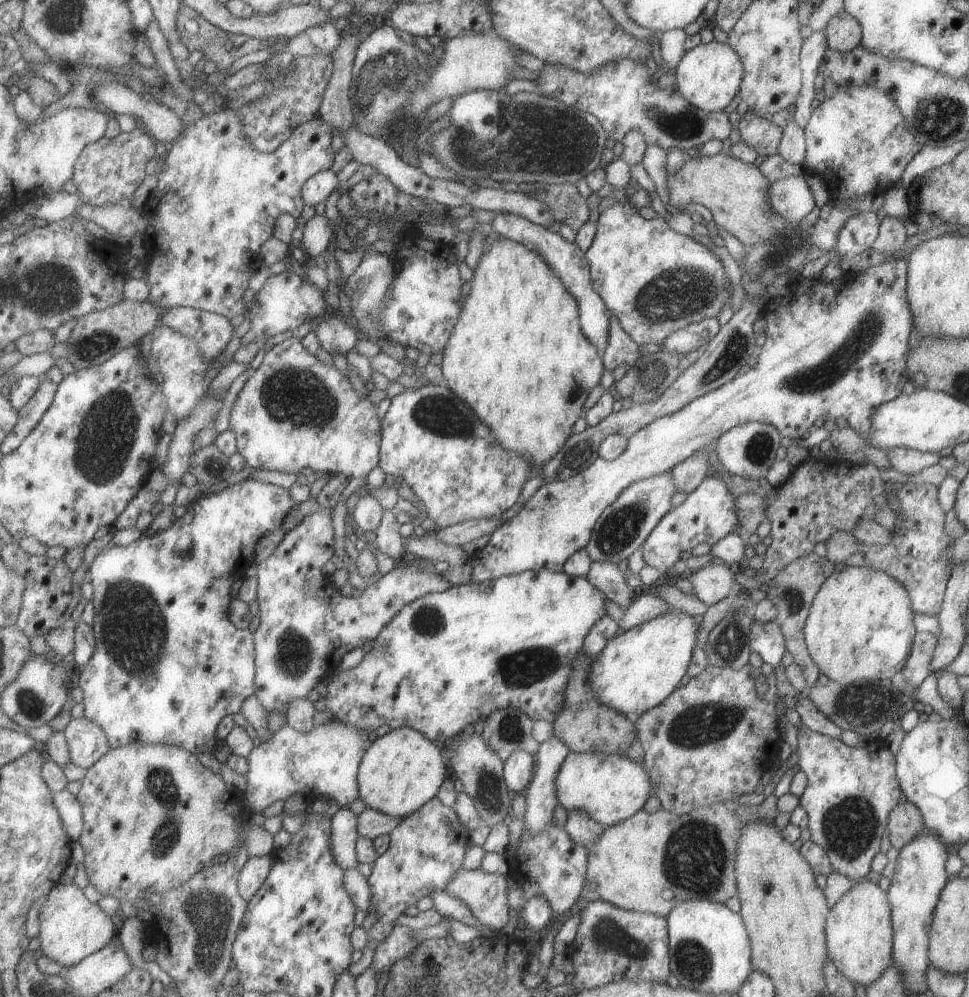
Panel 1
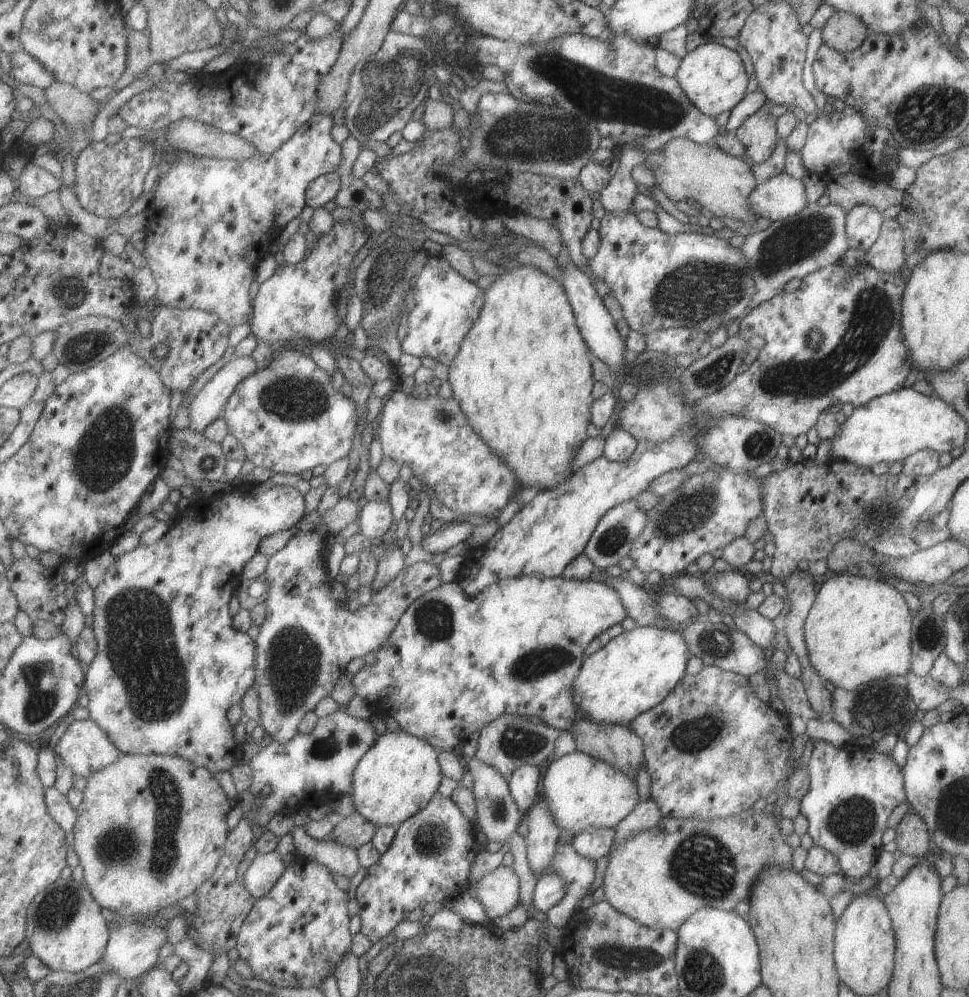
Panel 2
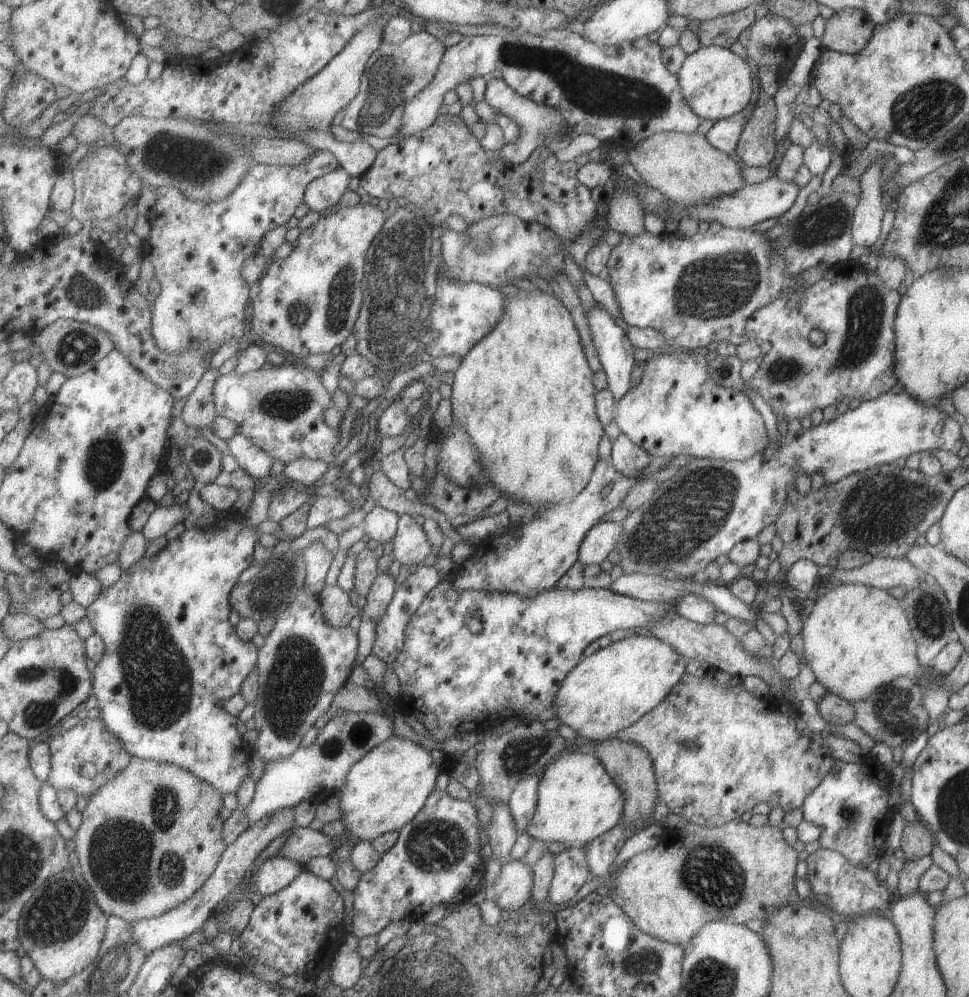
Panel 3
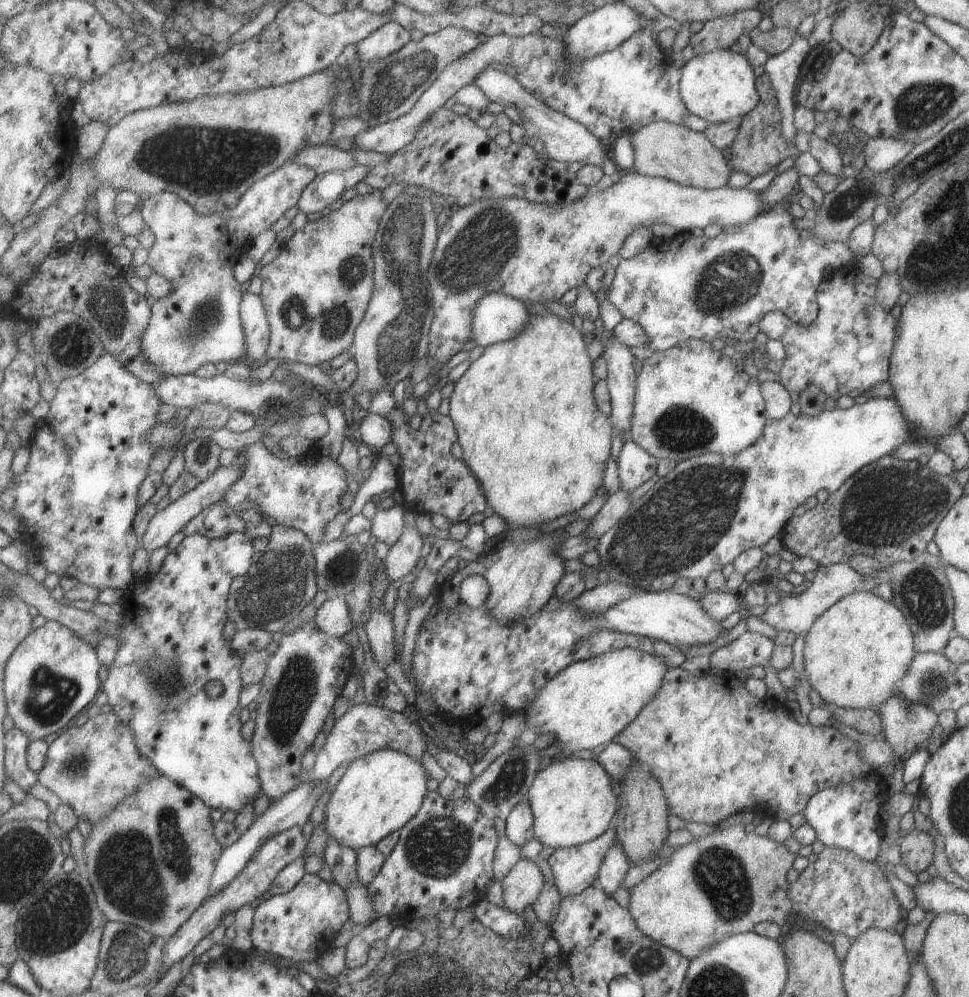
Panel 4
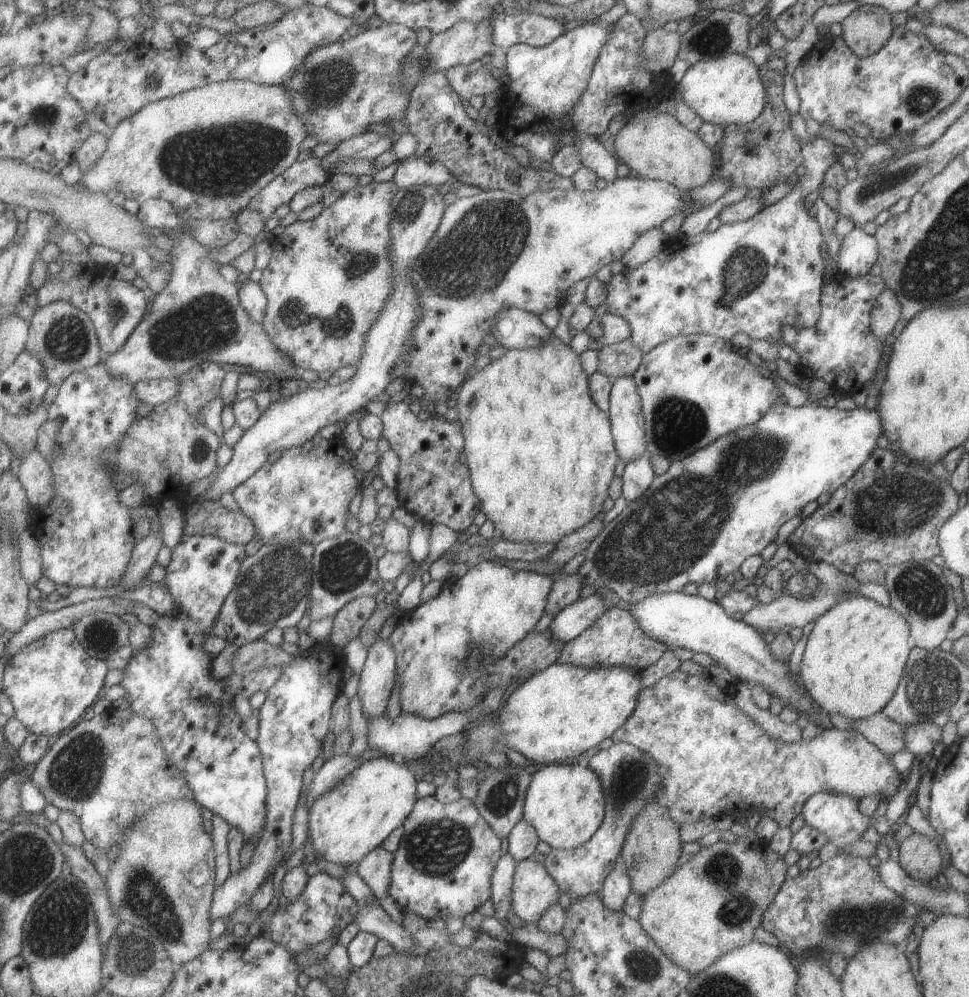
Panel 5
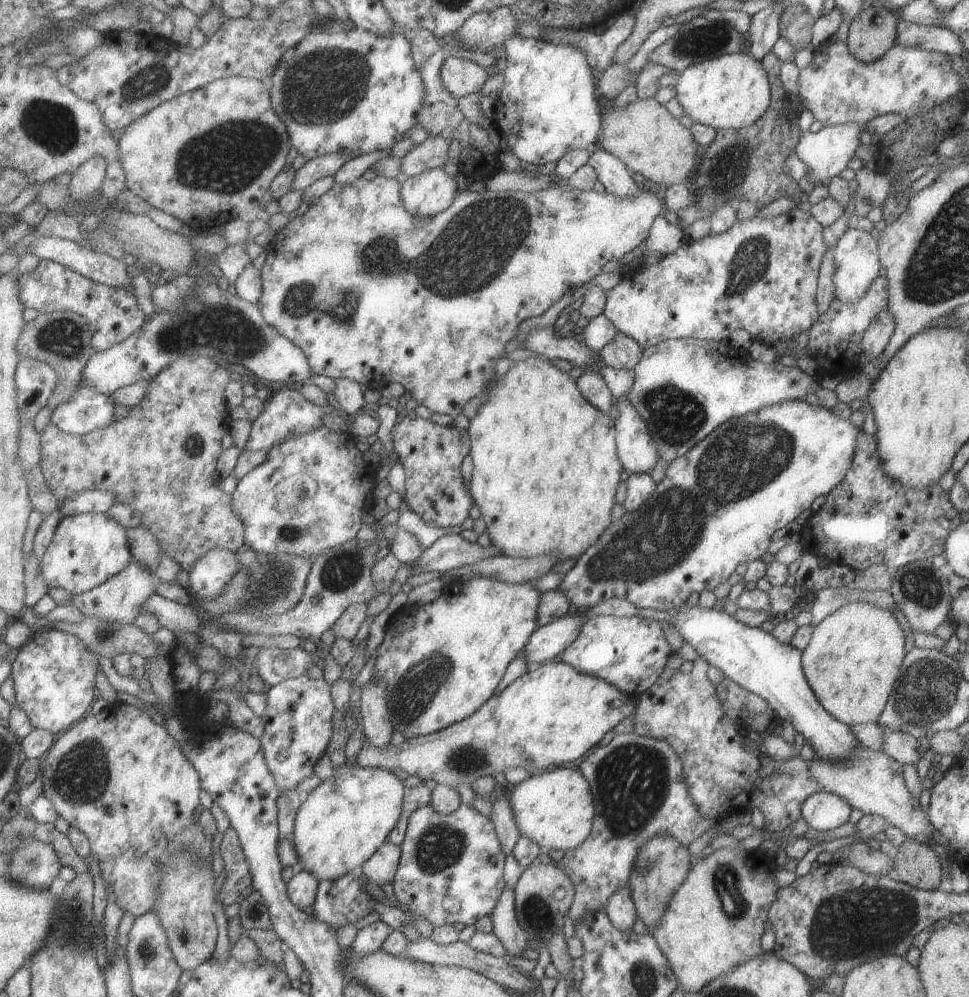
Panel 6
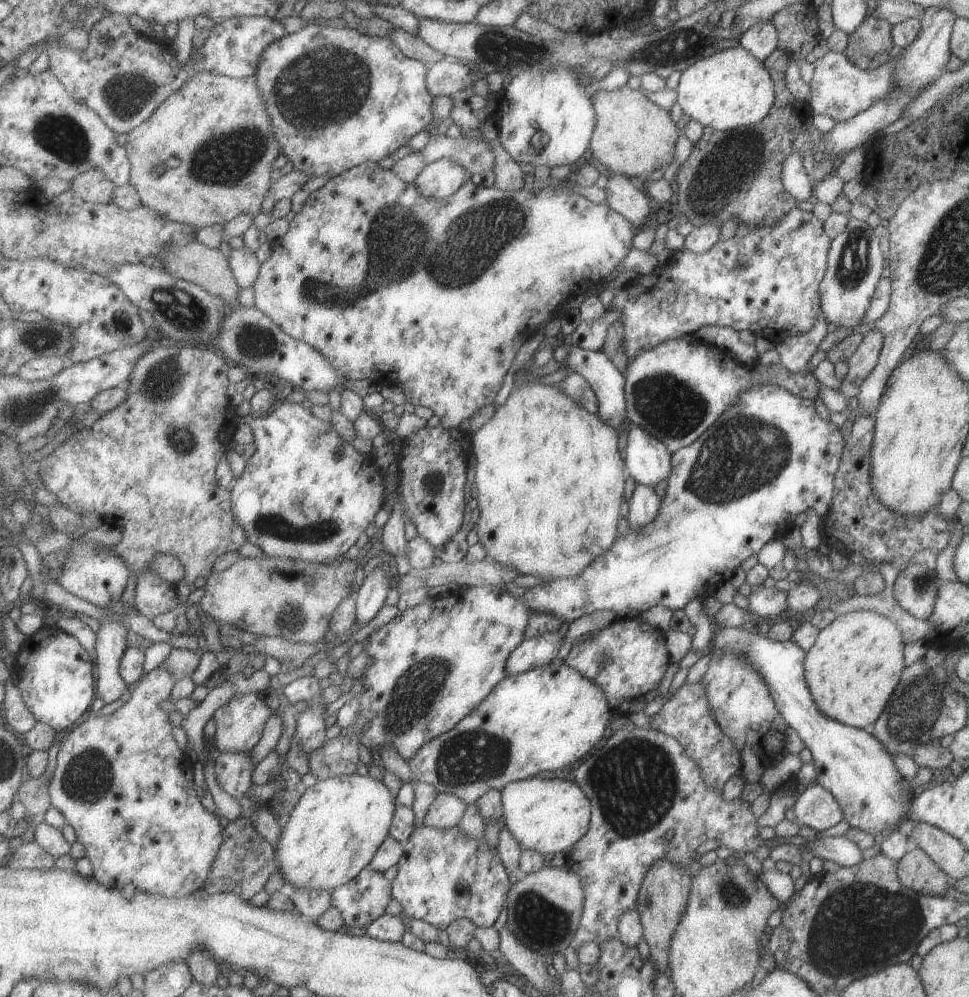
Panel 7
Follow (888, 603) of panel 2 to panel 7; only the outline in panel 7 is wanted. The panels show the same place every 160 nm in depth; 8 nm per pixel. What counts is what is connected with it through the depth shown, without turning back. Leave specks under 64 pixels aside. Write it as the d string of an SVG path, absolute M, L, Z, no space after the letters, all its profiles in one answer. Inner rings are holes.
M859 610L846 613L844 615L837 614L836 618L830 622L825 628L820 630L814 640L813 646L807 650L804 658L804 679L807 688L810 690L810 695L812 696L813 702L817 707L817 710L824 714L827 718L837 721L838 723L849 725L850 727L855 727L858 729L867 728L869 724L873 724L883 707L887 704L887 699L891 696L895 685L899 682L902 670L903 670L903 646L901 640L901 634L899 630L895 627L890 619L878 615L869 610Z

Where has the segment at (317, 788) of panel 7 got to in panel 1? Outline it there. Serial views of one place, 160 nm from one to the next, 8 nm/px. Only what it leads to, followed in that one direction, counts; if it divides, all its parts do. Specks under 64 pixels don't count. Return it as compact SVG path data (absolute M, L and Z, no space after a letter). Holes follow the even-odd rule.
M409 727L392 729L376 738L367 749L359 769L360 798L369 809L399 819L414 813L436 796L441 783L449 776L449 770L440 755L441 747Z

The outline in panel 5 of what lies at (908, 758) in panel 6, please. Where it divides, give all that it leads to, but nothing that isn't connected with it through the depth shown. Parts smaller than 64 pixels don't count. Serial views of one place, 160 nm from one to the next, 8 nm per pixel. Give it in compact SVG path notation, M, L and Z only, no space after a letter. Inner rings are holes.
M882 711L854 722L853 730L865 737L883 754L894 755L900 750L907 750L904 741L904 728L887 718Z

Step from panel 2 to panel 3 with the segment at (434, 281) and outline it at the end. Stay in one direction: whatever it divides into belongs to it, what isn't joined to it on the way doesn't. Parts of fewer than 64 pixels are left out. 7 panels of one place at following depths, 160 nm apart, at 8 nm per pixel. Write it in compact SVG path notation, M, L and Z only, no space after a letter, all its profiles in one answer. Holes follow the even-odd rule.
M440 263L436 272L435 300L430 325L427 327L438 335L431 343L427 343L427 348L422 351L425 358L430 360L449 354L466 355L468 350L496 325L503 314L505 302L504 295L495 288L473 281L455 283L453 279L448 279L440 270L441 265Z

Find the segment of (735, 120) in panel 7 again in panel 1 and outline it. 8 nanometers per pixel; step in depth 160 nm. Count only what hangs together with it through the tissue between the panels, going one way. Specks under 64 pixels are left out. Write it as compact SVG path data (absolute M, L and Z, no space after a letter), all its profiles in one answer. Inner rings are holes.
M713 39L707 44L699 43L687 51L672 74L671 83L687 103L706 113L723 111L740 89L742 64L737 53L727 44Z

